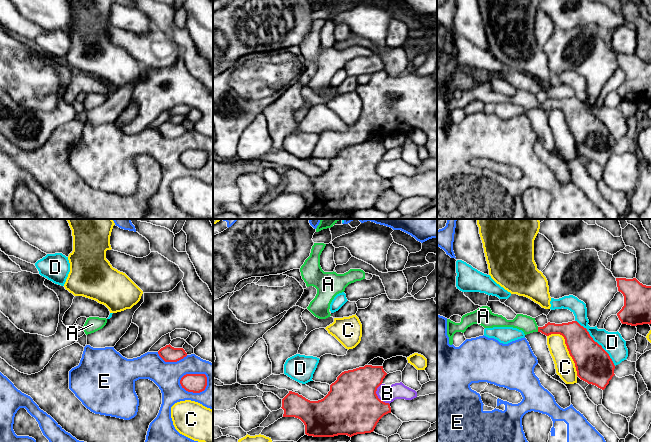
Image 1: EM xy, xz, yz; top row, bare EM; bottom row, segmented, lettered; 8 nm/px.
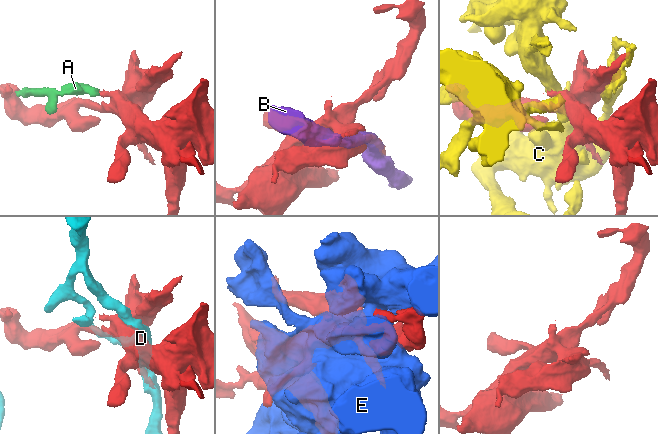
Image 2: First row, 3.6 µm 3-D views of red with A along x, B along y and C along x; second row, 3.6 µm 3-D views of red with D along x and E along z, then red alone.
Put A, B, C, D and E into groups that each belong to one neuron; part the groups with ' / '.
A / B / C / D / E

